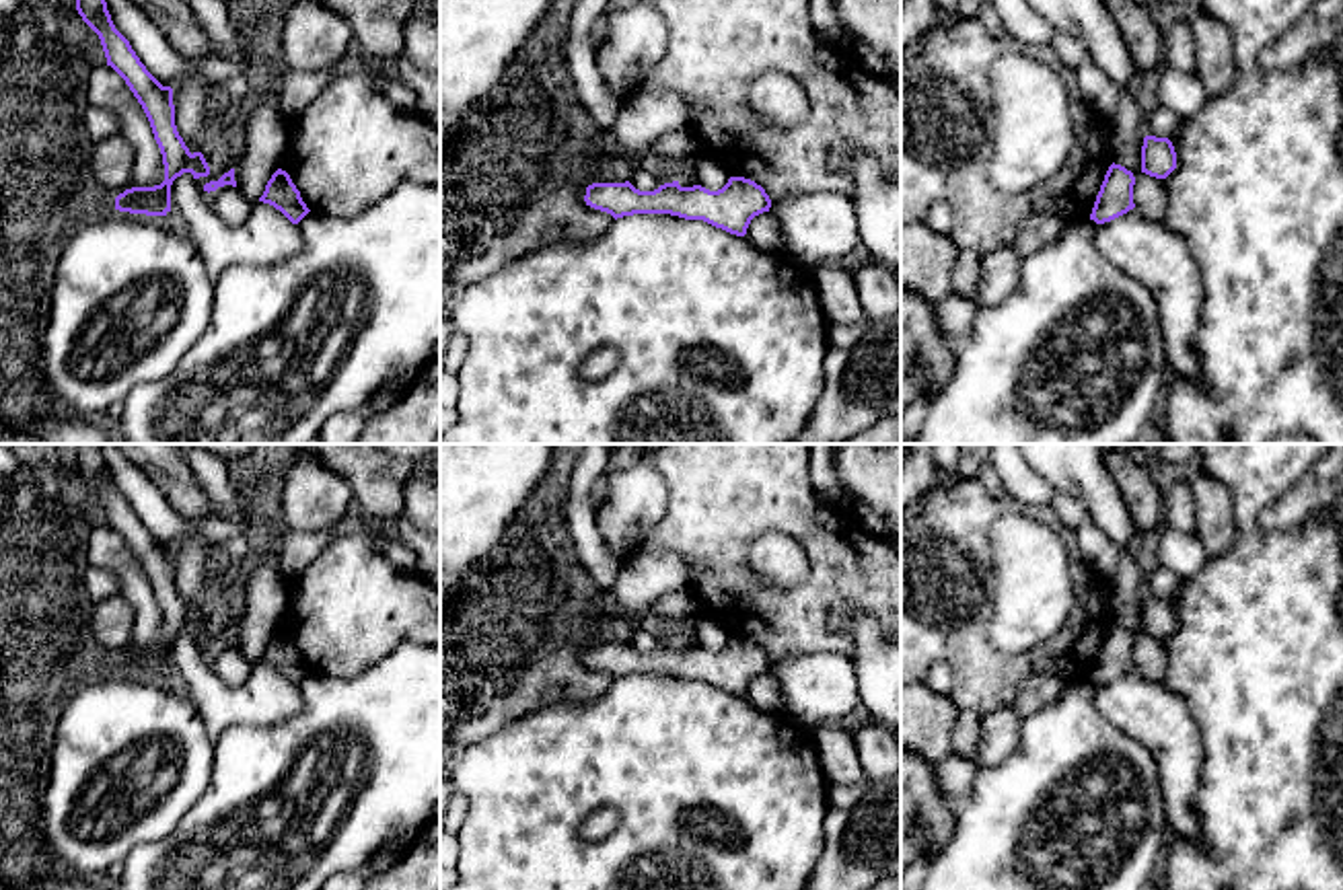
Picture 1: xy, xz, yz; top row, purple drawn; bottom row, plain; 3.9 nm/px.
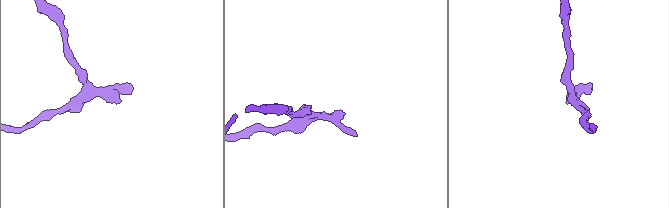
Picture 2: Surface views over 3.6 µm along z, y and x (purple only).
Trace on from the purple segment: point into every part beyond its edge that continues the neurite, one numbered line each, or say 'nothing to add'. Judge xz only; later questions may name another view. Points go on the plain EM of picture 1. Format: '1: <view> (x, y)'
nothing to add

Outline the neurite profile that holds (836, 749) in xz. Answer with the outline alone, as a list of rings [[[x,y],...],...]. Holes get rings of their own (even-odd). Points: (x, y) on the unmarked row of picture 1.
[[[825,724],[812,730],[812,744],[831,785],[849,785],[866,779],[854,732]]]

